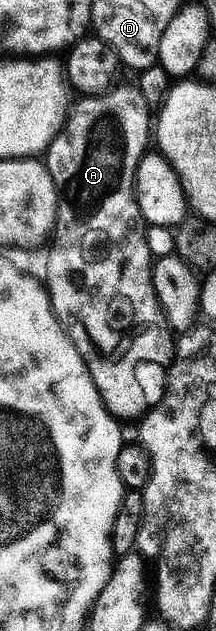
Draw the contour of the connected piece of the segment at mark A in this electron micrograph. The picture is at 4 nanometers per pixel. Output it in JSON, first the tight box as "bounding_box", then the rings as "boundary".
{"bounding_box":[45,83,177,418],"boundary":[[[116,83],[102,94],[95,96],[80,95],[78,97],[79,101],[76,104],[74,101],[70,105],[62,128],[51,139],[51,145],[47,147],[45,163],[59,191],[59,207],[55,210],[55,226],[53,229],[55,248],[52,247],[50,249],[50,264],[48,266],[45,287],[47,293],[51,295],[51,309],[63,321],[67,333],[71,336],[71,340],[77,346],[80,354],[83,355],[89,374],[93,378],[93,382],[97,386],[97,390],[104,402],[107,403],[107,409],[116,418],[124,418],[123,416],[129,416],[125,418],[139,418],[142,417],[144,412],[154,408],[155,405],[161,402],[163,390],[167,386],[167,373],[161,370],[161,368],[159,372],[159,364],[163,364],[162,366],[170,365],[175,355],[177,340],[172,333],[169,322],[165,318],[165,314],[161,310],[157,294],[153,290],[153,278],[151,277],[153,255],[151,256],[151,248],[147,245],[147,231],[149,231],[149,228],[143,219],[141,210],[137,206],[137,198],[135,197],[135,171],[137,170],[137,162],[149,148],[149,137],[153,132],[153,108],[134,83],[118,84]]]}

